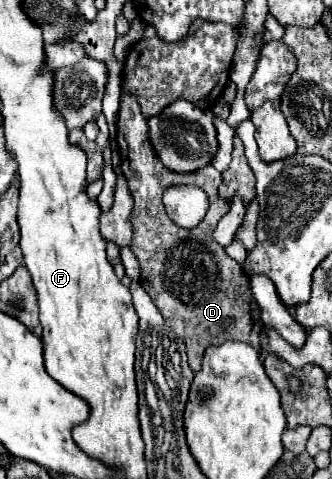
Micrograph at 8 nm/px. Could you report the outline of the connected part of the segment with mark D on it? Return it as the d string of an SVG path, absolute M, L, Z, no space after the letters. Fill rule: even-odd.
M133 96L123 98L117 120L117 142L123 160L123 176L133 196L133 212L129 218L133 238L129 248L139 260L139 282L159 308L169 328L173 328L173 332L177 332L177 336L185 340L189 368L193 372L199 372L205 348L211 344L223 344L227 340L247 342L257 352L261 352L259 334L263 330L263 324L261 312L257 312L257 304L253 304L249 292L249 278L245 276L241 266L231 256L227 256L223 246L213 240L217 222L229 212L227 200L217 192L221 174L211 164L195 174L177 174L167 170L161 160L157 160L157 154L149 144L147 120L145 116L141 116L139 104L137 100L133 100ZM179 184L189 184L205 190L211 202L205 220L193 230L175 226L175 222L167 218L165 206L161 202L163 192Z

